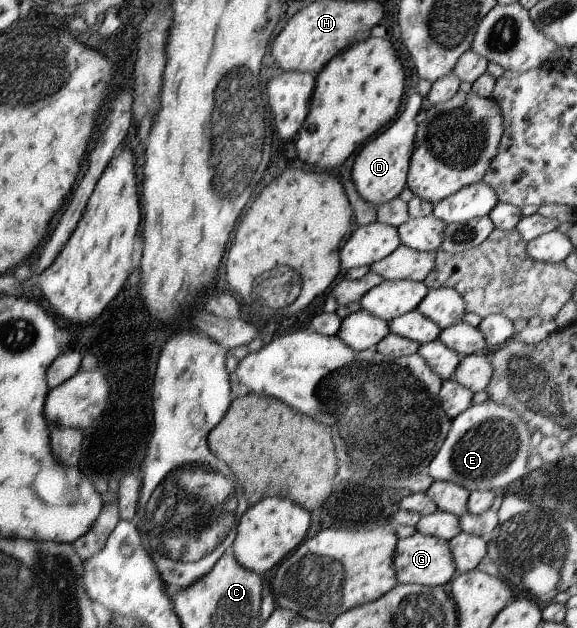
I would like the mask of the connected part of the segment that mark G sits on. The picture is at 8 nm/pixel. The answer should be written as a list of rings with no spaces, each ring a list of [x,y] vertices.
[[[416,532],[412,536],[397,540],[394,564],[398,583],[418,583],[435,587],[444,585],[452,578],[456,570],[454,557],[447,540]]]

